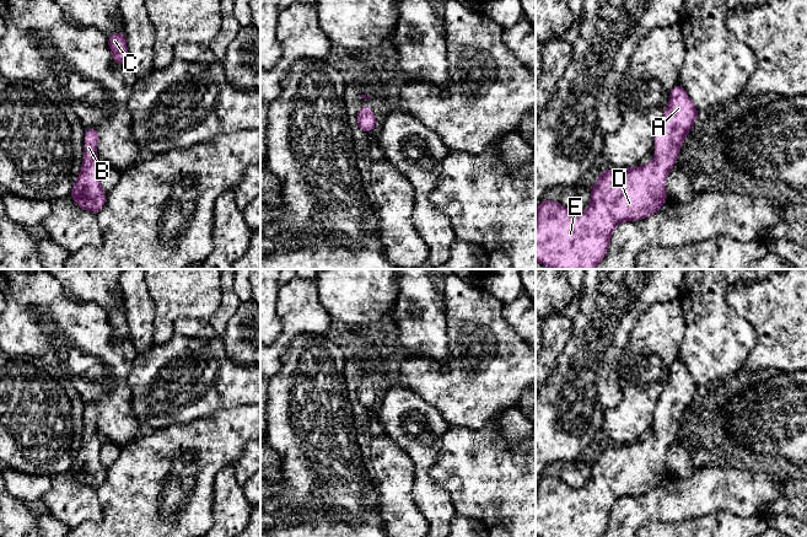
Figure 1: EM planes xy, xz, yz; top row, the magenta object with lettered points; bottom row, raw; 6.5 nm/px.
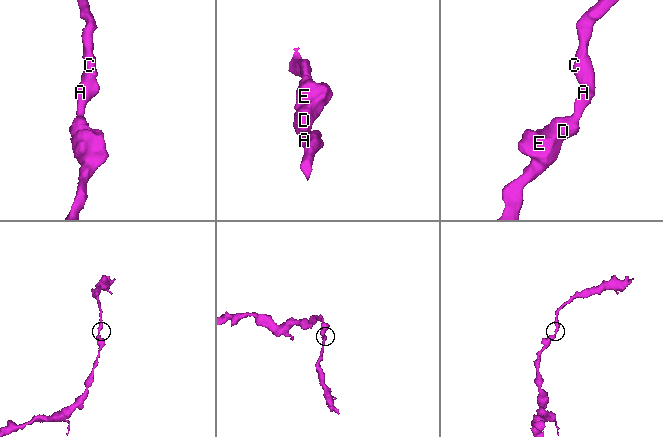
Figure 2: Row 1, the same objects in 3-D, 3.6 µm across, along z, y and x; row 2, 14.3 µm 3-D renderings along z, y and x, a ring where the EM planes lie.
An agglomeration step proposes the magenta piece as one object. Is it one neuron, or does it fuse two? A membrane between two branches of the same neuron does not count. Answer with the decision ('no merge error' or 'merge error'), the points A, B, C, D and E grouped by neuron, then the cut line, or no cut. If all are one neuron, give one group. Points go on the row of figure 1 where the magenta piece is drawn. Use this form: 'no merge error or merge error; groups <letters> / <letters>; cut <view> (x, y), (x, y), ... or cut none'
no merge error; groups A B C D E; cut none

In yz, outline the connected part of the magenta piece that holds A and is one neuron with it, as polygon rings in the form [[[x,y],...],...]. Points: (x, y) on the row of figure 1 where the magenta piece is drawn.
[[[677,82],[669,93],[666,112],[656,127],[655,159],[651,163],[623,170],[610,167],[607,171],[599,172],[598,181],[591,187],[591,203],[583,213],[572,213],[559,202],[539,202],[539,206],[536,210],[536,262],[553,269],[596,269],[607,254],[612,232],[618,224],[649,218],[663,206],[668,199],[666,193],[667,174],[674,167],[680,146],[699,114],[700,112],[694,107],[690,97],[685,93],[682,85]]]

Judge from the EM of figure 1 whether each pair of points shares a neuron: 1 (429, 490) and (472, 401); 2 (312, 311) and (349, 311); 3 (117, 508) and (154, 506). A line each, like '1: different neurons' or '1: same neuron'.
1: different neurons
2: different neurons
3: same neuron

